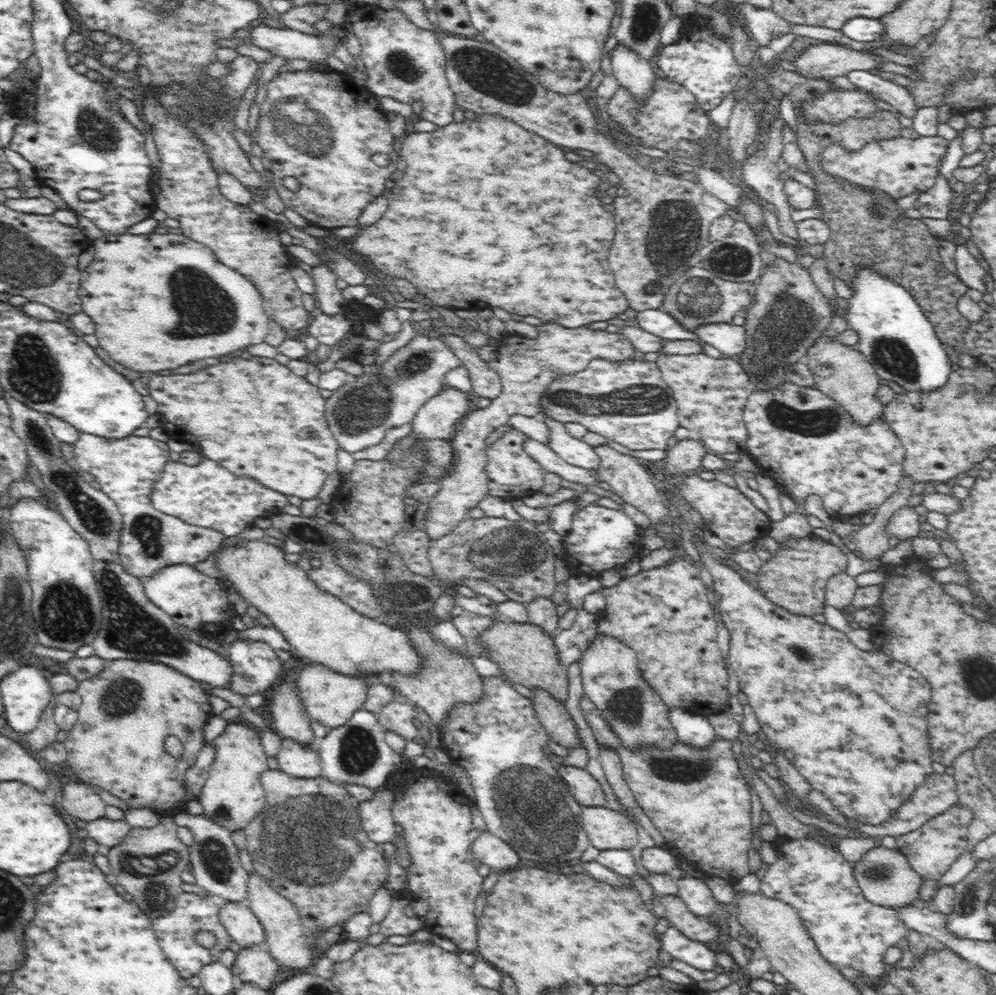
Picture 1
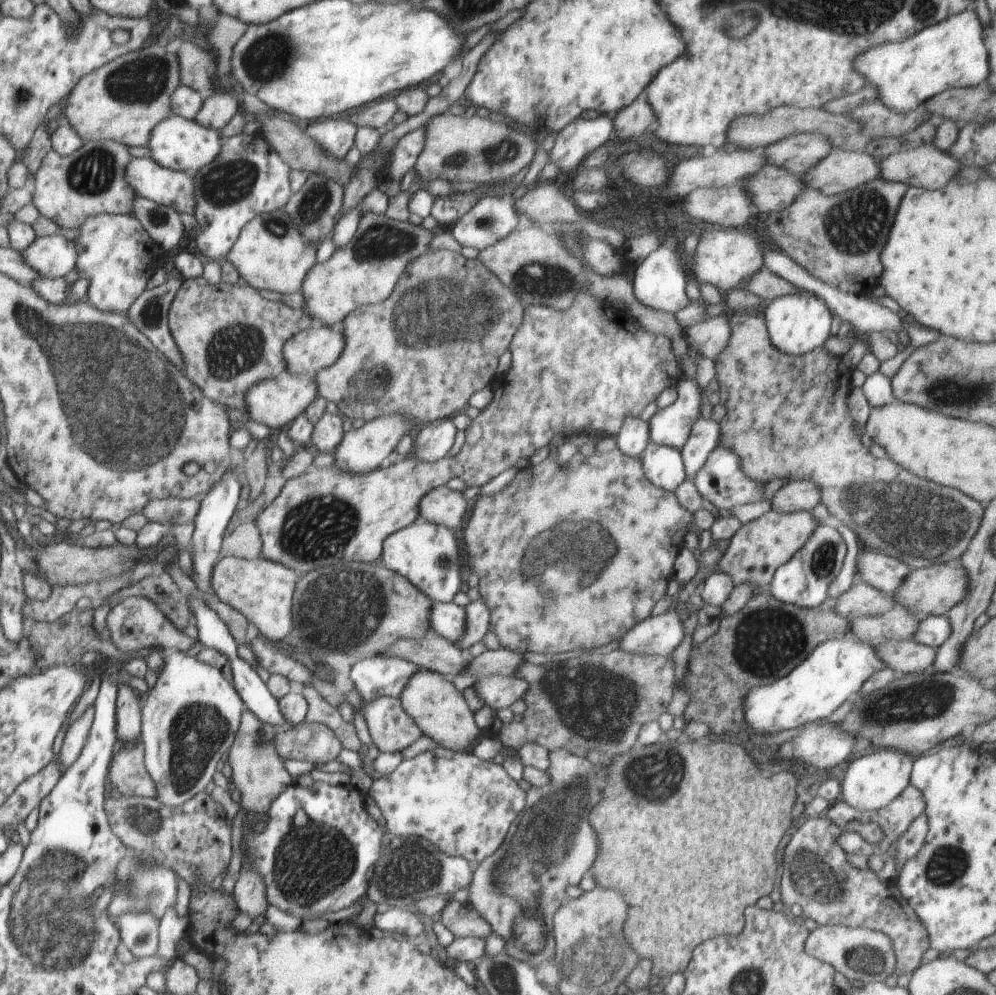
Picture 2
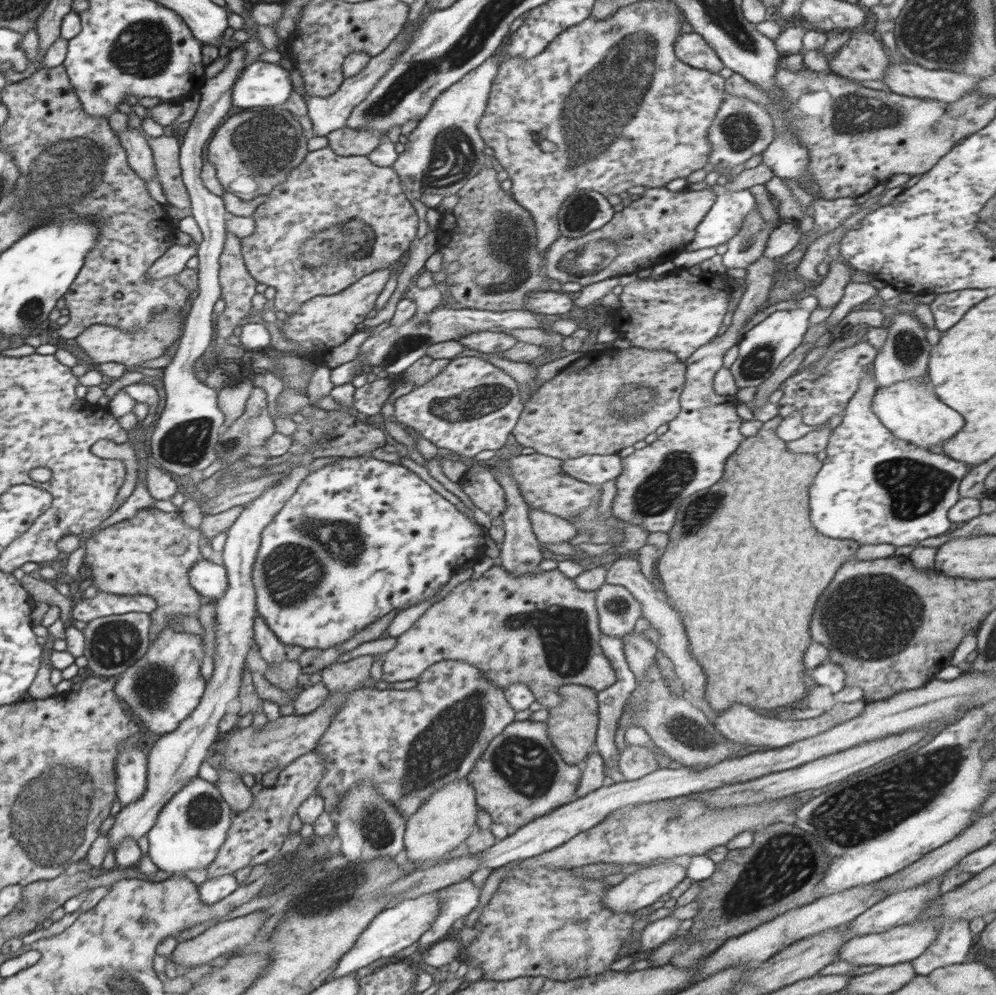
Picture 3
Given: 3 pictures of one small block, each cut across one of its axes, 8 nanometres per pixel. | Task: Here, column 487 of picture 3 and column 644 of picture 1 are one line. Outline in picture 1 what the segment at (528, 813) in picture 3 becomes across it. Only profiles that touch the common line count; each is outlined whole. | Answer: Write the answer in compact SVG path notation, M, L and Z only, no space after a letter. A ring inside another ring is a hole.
M581 701L583 715L592 729L592 734L599 745L606 745L616 750L622 761L624 780L642 811L652 820L662 836L668 840L669 848L676 848L681 858L695 863L700 870L712 877L744 878L750 874L748 867L748 850L752 848L752 804L746 780L740 773L738 761L732 753L731 741L717 737L708 748L694 748L678 740L672 748L654 748L646 746L636 752L628 750L619 740L618 735L609 727L602 711L591 701Z

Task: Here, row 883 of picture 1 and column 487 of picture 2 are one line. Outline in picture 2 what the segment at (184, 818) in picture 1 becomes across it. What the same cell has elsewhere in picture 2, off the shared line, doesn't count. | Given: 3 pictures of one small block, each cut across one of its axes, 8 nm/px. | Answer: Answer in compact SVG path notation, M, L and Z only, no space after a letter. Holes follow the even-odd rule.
M514 196L481 197L470 212L466 212L450 233L462 247L484 250L516 230L520 214L514 206Z

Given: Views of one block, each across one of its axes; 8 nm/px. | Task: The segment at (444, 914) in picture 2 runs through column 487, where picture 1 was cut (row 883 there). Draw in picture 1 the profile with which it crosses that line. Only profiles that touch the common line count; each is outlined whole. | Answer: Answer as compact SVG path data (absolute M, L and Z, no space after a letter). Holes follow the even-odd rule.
M958 804L947 812L938 814L928 822L924 822L918 830L912 830L908 834L896 836L896 844L909 862L909 865L921 876L922 882L919 888L918 901L921 903L930 900L937 893L936 885L942 875L962 856L964 851L970 849L966 839L967 828L974 818L974 813Z

